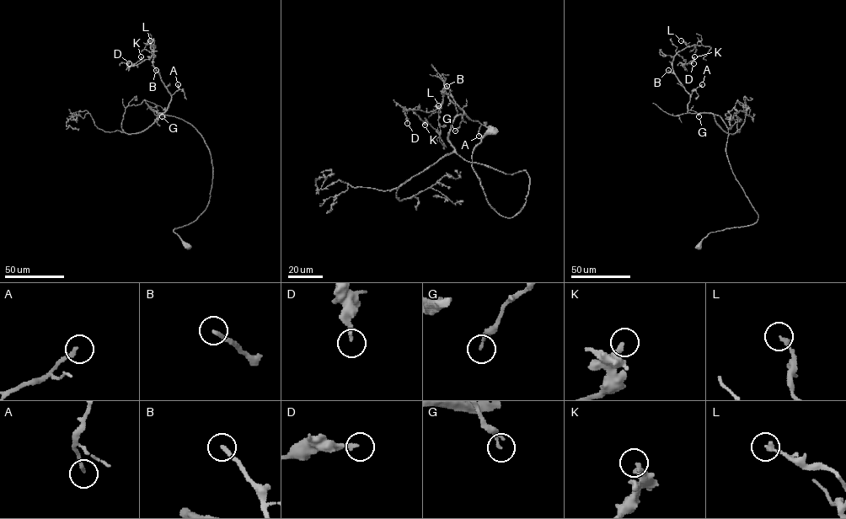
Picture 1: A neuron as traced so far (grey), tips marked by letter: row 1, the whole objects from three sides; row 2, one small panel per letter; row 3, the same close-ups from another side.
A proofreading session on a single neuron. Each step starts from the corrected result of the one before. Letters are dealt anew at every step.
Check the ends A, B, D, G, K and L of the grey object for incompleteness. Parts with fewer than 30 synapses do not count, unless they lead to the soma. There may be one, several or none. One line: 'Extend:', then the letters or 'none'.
Extend: none

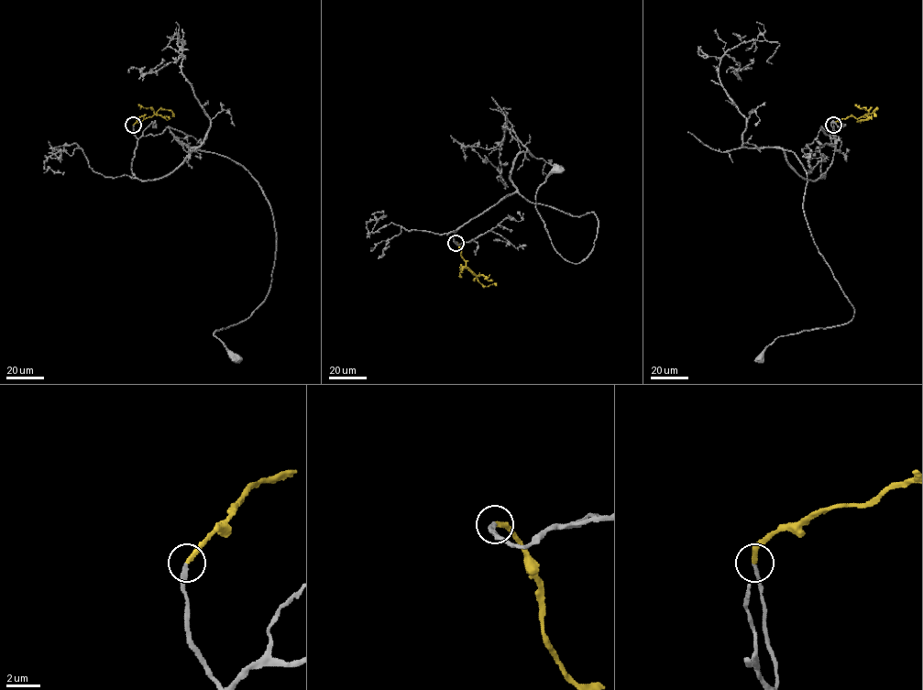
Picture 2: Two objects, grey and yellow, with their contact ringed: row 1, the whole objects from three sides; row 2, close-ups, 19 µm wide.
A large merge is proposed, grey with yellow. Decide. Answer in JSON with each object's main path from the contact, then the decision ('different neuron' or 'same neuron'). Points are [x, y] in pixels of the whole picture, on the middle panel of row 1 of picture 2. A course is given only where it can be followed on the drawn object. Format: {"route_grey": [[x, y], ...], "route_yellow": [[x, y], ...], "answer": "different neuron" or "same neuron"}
{"route_grey": [[456, 243], [456, 230], [519, 192], [596, 214], [580, 262], [554, 247], [536, 208], [557, 169]], "route_yellow": [[456, 243], [466, 265], [477, 280], [485, 286], [497, 285]], "answer": "same neuron"}

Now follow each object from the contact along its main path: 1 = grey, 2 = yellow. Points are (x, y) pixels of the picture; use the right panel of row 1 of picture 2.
1: (833, 125), (818, 179), (784, 151), (807, 173), (811, 235), (854, 315), (778, 336), (760, 358)
2: (833, 125), (849, 116), (865, 116), (877, 109), (875, 116)

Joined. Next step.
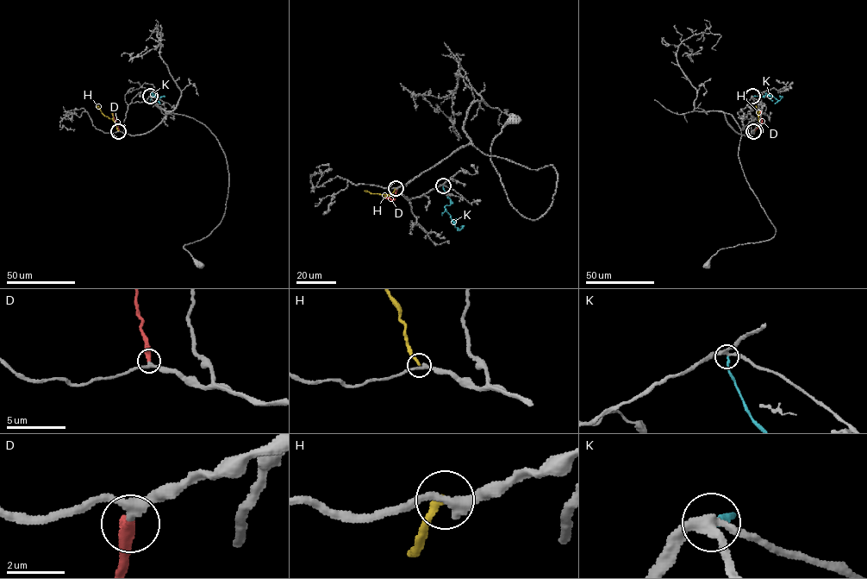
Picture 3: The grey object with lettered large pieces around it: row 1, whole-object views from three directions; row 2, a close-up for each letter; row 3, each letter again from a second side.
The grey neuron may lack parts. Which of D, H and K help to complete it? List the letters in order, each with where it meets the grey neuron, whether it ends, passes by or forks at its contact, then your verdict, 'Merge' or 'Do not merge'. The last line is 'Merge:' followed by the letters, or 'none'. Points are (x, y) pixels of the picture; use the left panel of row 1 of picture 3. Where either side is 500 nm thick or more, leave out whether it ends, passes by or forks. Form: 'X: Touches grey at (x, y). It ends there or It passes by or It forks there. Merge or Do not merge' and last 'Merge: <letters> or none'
D: Touches grey at (119, 130). It passes by. Merge
H: Touches grey at (118, 131). It ends there. Do not merge
K: Touches grey at (150, 96). It ends there. Merge
Merge: D, K

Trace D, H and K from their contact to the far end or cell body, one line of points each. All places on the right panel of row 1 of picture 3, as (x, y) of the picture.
D: (755, 130), (762, 122), (761, 110)
H: (753, 131), (758, 122), (755, 107)
K: (752, 96), (764, 97), (766, 93), (778, 101), (782, 97), (779, 95)

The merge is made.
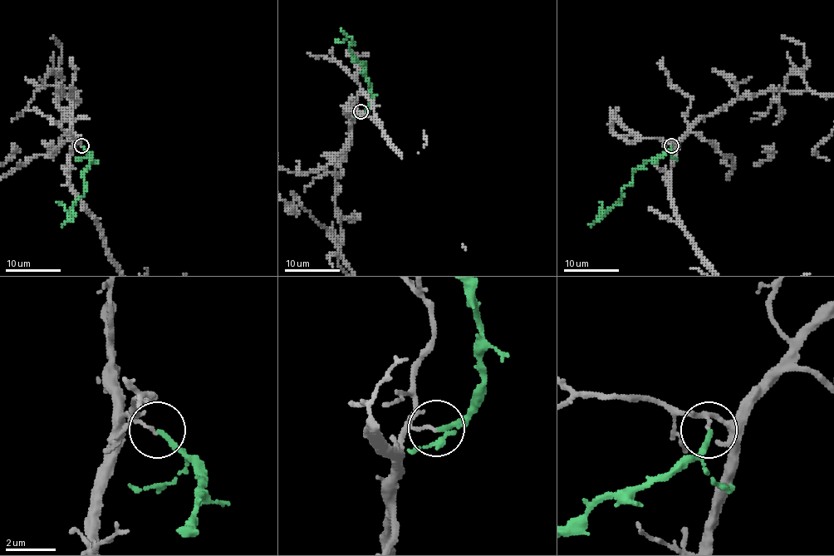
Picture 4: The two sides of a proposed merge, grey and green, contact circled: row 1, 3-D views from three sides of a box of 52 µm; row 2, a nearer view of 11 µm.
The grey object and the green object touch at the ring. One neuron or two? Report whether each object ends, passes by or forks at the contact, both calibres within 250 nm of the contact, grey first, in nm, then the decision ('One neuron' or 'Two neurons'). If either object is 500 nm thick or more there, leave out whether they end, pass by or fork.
At the ring grey ends. At the ring green ends. Thickness 120 nm (grey) against 200 nm. Two neurons

